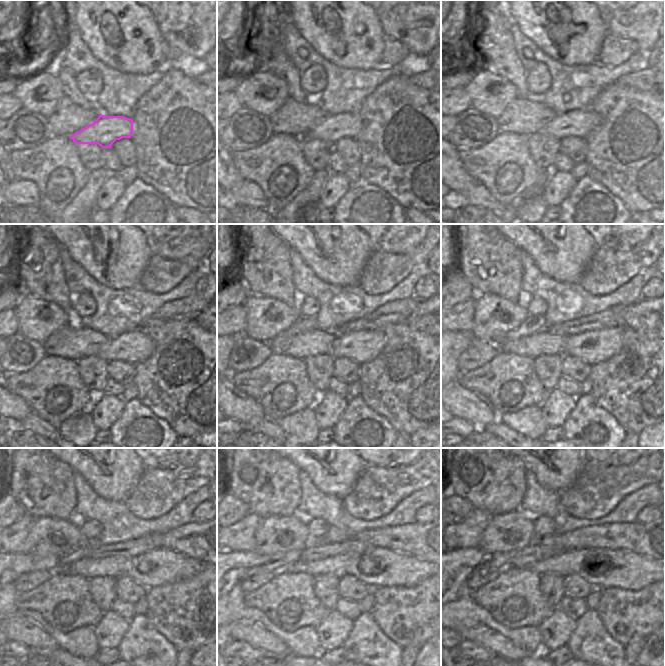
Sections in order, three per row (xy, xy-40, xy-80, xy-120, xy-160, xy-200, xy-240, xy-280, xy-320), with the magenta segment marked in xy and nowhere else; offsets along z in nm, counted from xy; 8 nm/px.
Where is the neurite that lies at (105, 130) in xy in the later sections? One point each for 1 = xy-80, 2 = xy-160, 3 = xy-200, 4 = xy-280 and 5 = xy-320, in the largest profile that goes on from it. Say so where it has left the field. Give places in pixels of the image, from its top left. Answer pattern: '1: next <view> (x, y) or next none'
1: next xy-80 (578, 123)
2: next xy-160 (363, 346)
3: next xy-200 (593, 347)
4: next xy-280 (392, 568)
5: next xy-320 (623, 569)

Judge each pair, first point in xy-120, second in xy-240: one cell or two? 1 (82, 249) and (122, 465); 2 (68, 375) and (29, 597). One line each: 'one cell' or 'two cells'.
1: one cell
2: one cell

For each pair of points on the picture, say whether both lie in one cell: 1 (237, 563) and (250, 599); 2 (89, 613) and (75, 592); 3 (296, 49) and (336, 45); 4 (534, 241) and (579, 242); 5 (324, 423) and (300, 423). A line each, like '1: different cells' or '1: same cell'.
1: different cells
2: same cell
3: different cells
4: same cell
5: different cells

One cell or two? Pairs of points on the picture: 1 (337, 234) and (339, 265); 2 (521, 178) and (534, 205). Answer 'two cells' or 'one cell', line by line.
1: one cell
2: two cells

